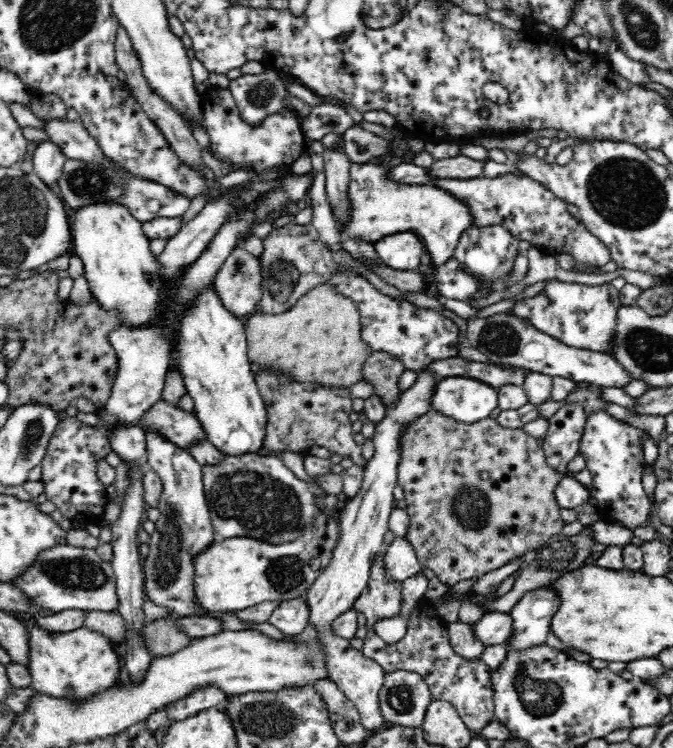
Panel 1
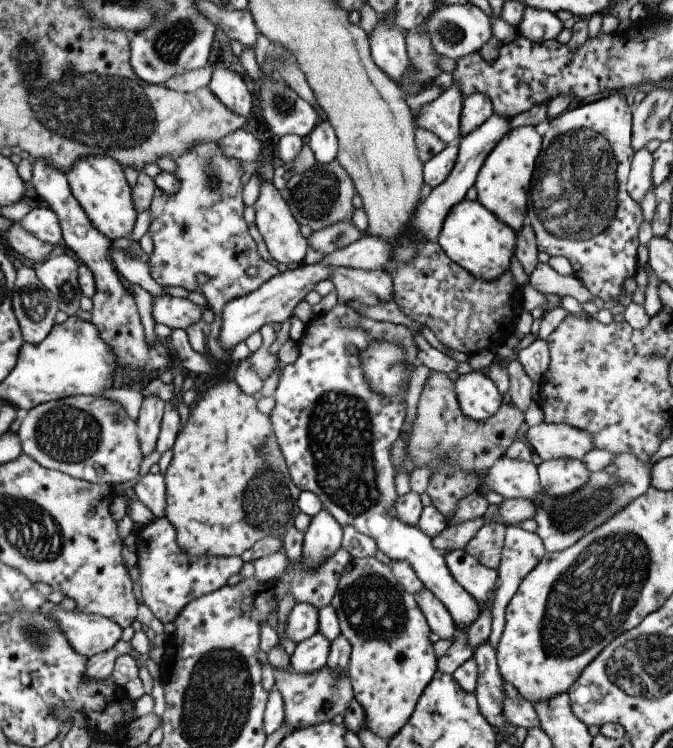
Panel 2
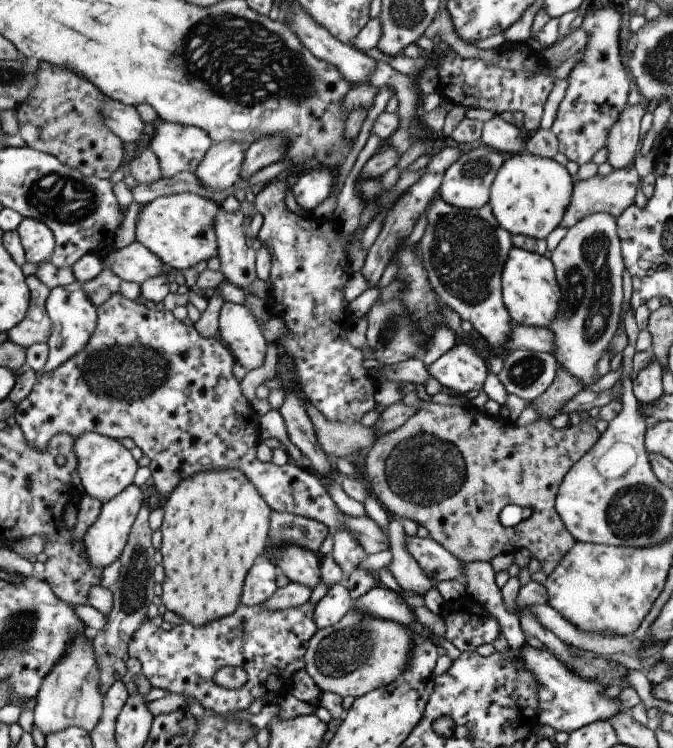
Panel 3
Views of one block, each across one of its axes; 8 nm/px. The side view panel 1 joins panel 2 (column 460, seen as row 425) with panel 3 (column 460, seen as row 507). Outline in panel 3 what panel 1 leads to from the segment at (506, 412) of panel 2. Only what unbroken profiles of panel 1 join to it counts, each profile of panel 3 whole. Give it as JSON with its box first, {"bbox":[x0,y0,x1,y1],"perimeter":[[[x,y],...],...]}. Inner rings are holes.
{"bbox":[363,368,600,575],"perimeter":[[[559,368],[556,379],[548,391],[541,395],[539,398],[529,402],[529,405],[538,413],[538,420],[529,426],[519,427],[515,424],[514,419],[498,416],[490,416],[483,410],[477,409],[470,404],[458,406],[458,404],[452,404],[452,406],[446,406],[442,404],[425,403],[423,408],[417,410],[416,414],[412,416],[403,426],[385,433],[377,438],[377,442],[367,451],[364,458],[363,476],[367,477],[369,481],[368,487],[370,488],[370,494],[378,500],[382,508],[388,510],[389,513],[400,518],[410,519],[416,522],[419,526],[423,526],[428,529],[430,538],[435,542],[438,542],[443,548],[446,548],[448,552],[453,553],[460,561],[466,563],[474,563],[475,561],[485,561],[490,563],[496,556],[500,554],[515,554],[521,549],[528,549],[534,559],[538,559],[542,566],[542,571],[546,575],[552,574],[556,569],[556,566],[562,561],[562,558],[572,549],[575,544],[575,539],[570,535],[570,532],[566,529],[566,526],[562,523],[560,516],[555,510],[555,499],[564,479],[564,476],[568,473],[568,470],[576,464],[580,458],[583,458],[600,440],[600,432],[597,431],[592,424],[568,424],[564,429],[557,430],[551,426],[551,420],[556,415],[563,413],[564,406],[572,399],[576,394],[579,394],[584,388],[579,381],[576,381],[568,372],[563,368]],[[509,504],[515,504],[523,508],[532,509],[532,515],[527,520],[522,520],[517,526],[506,528],[502,526],[499,520],[499,514],[501,510]]]}

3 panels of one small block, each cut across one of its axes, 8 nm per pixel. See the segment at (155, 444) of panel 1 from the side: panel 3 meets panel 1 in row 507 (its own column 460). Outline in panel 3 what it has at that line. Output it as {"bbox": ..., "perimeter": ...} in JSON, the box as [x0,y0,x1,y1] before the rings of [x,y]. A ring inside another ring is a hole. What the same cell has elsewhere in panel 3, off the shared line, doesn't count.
{"bbox":[439,143,505,209],"perimeter":[[[481,143],[473,145],[469,150],[465,150],[464,154],[445,171],[439,189],[440,199],[457,208],[480,209],[489,203],[489,189],[505,160],[505,154],[500,154]]]}

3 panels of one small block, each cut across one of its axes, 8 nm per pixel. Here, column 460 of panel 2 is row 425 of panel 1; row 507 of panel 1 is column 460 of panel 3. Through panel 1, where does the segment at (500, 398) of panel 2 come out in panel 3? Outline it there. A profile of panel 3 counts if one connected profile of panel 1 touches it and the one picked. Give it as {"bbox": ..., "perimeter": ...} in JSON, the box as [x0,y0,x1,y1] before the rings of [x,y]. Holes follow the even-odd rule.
{"bbox":[427,339,488,396],"perimeter":[[[459,339],[450,351],[427,367],[427,372],[444,387],[465,396],[483,390],[488,366],[470,342]]]}

